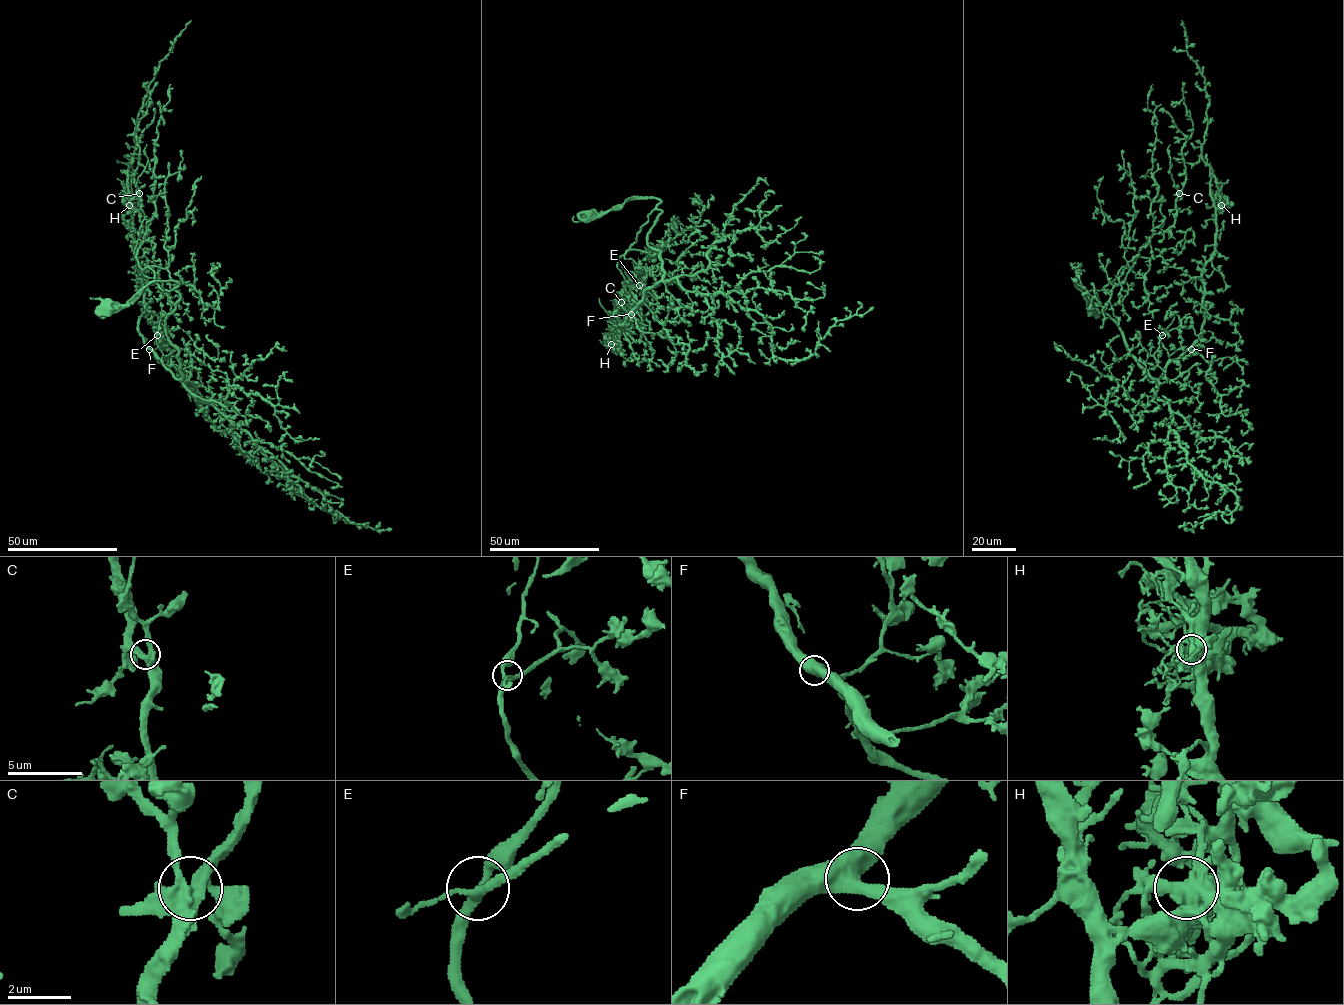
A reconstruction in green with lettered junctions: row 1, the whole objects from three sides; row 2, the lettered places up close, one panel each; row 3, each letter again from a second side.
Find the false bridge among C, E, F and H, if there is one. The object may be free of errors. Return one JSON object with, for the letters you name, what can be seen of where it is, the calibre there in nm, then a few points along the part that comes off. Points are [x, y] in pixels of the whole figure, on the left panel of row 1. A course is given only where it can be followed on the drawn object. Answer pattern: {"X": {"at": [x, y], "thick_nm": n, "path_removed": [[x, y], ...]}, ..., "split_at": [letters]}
{"H": {"at": [129, 205], "thick_nm": 550, "path_removed": [[129, 205], [124, 203], [136, 198], [138, 205]]}, "split_at": ["H"]}

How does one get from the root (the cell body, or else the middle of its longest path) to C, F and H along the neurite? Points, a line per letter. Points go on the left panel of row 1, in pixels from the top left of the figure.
C: (107, 309), (122, 308), (152, 281), (178, 285), (163, 290), (154, 272), (139, 265), (147, 234), (139, 193)
F: (107, 309), (122, 308), (149, 282), (175, 280), (179, 300), (165, 334), (182, 376), (176, 378), (149, 349)
H: (107, 309), (175, 280), (165, 334), (182, 376), (139, 334), (129, 205)

